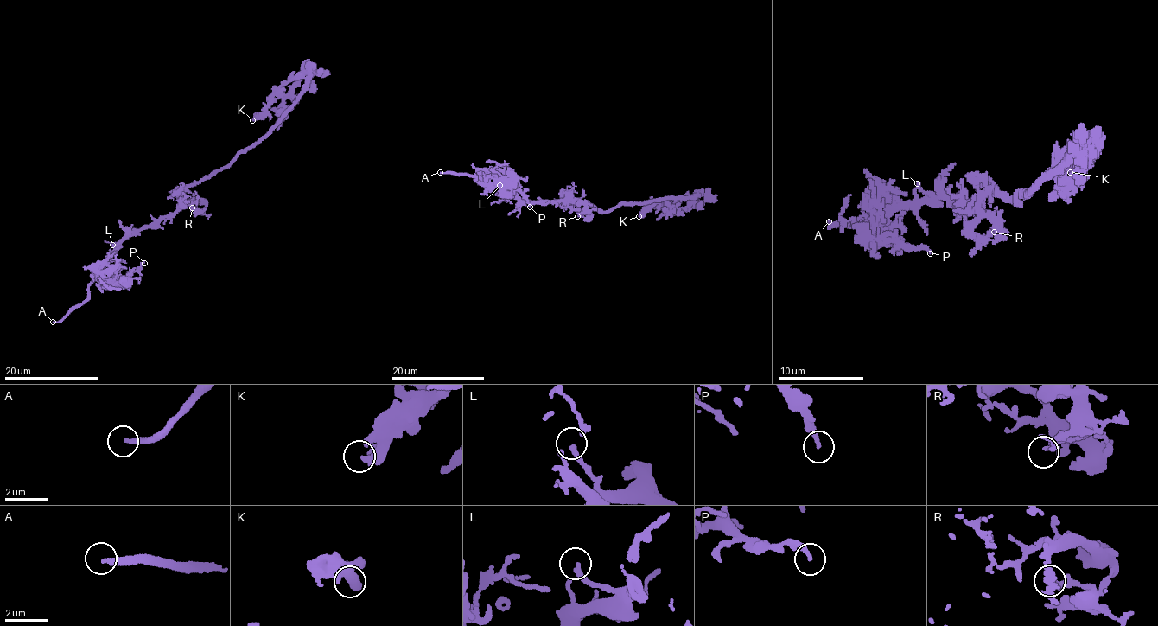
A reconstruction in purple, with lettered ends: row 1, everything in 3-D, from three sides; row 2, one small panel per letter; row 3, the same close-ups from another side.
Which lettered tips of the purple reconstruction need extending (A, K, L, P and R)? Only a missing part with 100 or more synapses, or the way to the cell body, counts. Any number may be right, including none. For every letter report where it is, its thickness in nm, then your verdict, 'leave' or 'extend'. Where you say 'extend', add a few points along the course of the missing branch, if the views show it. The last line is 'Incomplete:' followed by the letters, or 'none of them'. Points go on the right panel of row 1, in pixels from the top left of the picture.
A: (829, 221) | 240 nm | extend | (829, 221), (821, 154), (826, 111), (843, 92), (855, 87), (858, 67), (865, 64), (878, 67), (887, 65)
K: (1070, 172) | 320 nm | leave
L: (917, 183) | 240 nm | leave
P: (930, 253) | 190 nm | leave
R: (994, 232) | 200 nm | leave
Incomplete: A

